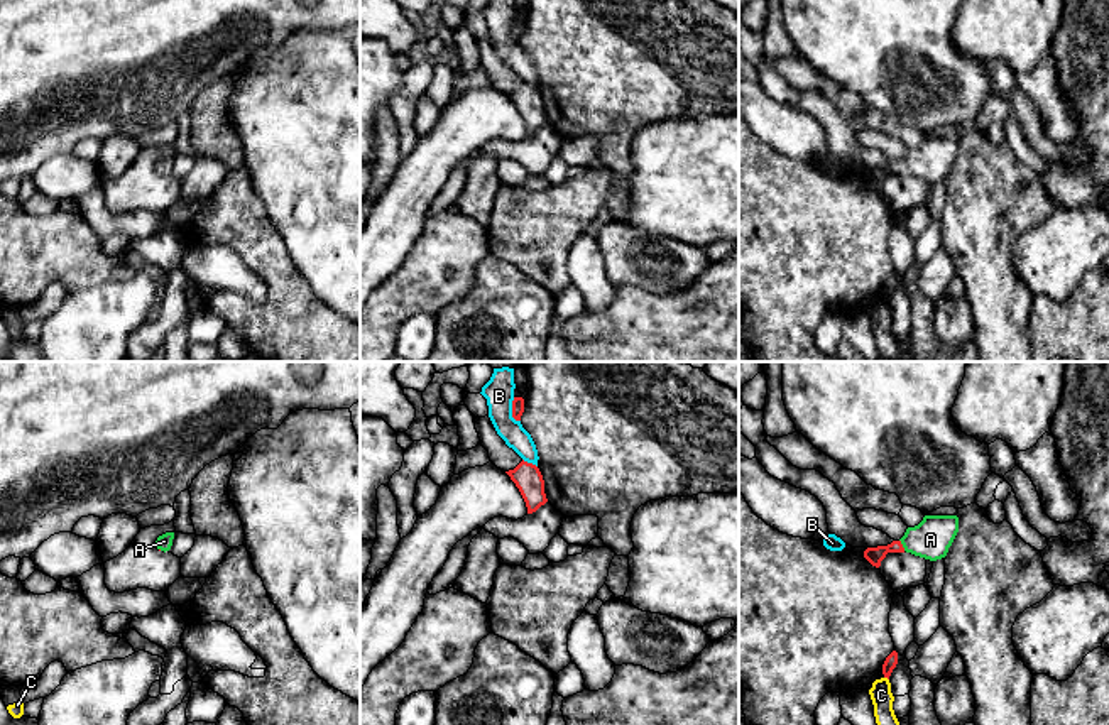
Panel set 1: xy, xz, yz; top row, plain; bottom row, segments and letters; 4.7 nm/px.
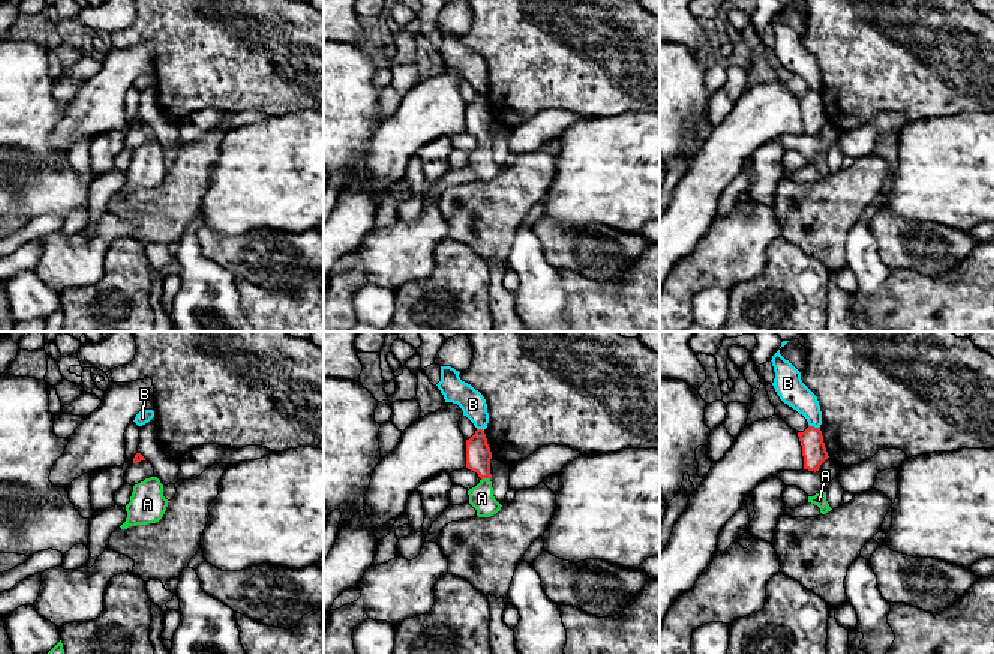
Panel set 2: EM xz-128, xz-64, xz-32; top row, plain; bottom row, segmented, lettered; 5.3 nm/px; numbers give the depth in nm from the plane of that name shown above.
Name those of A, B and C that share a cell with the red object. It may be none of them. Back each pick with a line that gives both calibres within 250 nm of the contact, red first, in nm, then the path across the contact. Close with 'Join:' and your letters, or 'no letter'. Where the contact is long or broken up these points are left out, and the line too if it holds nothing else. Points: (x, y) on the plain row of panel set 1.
A: 80/190 nm | across yz (873, 176), (901, 166), (930, 161)
Join: A

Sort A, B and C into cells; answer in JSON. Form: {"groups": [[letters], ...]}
{"groups": [["A"], ["B"], ["C"]]}

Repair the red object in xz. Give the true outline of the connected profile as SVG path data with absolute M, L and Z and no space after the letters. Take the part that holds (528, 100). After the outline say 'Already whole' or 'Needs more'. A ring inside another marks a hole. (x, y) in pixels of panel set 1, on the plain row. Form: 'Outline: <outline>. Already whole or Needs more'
Outline: M522 81L514 91L509 91L505 95L519 110L526 123L527 135L536 134L541 127L548 123L544 115L544 101L536 86Z. Already whole

